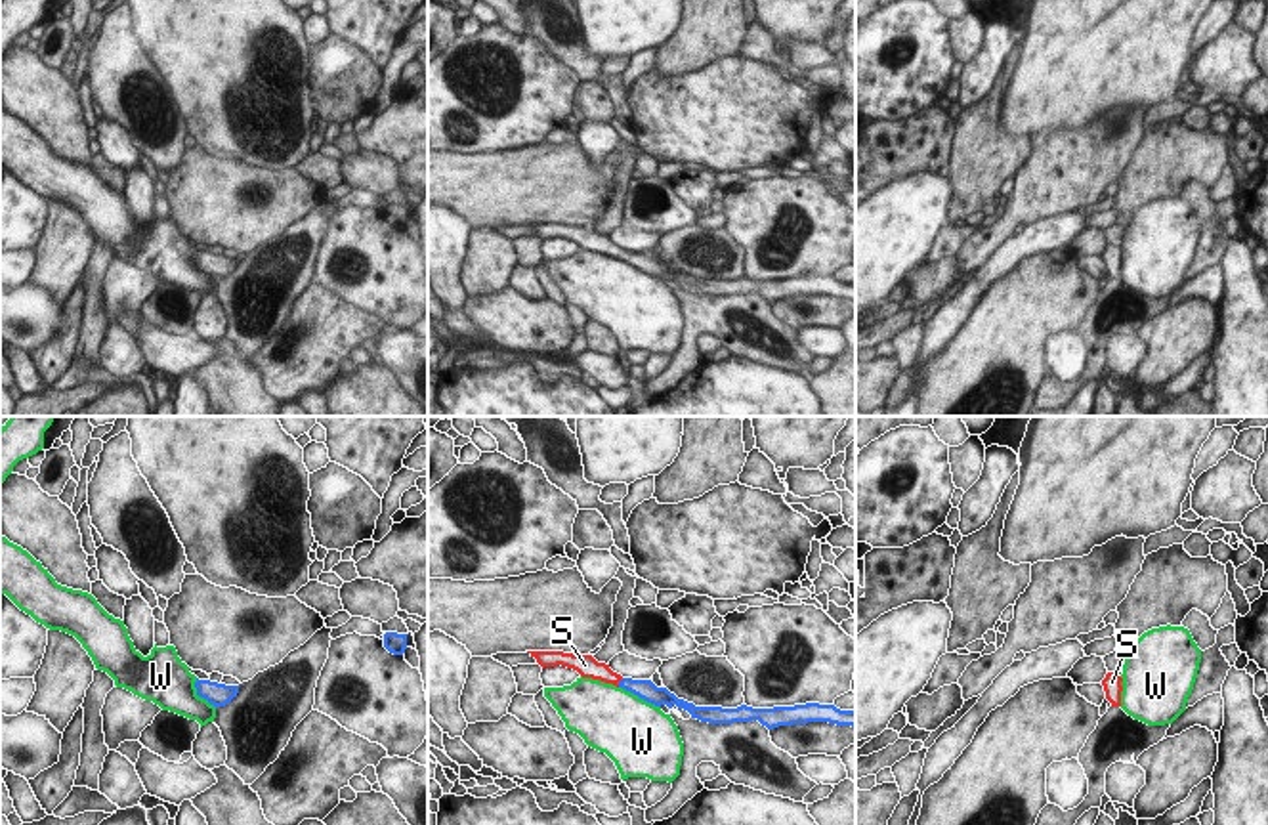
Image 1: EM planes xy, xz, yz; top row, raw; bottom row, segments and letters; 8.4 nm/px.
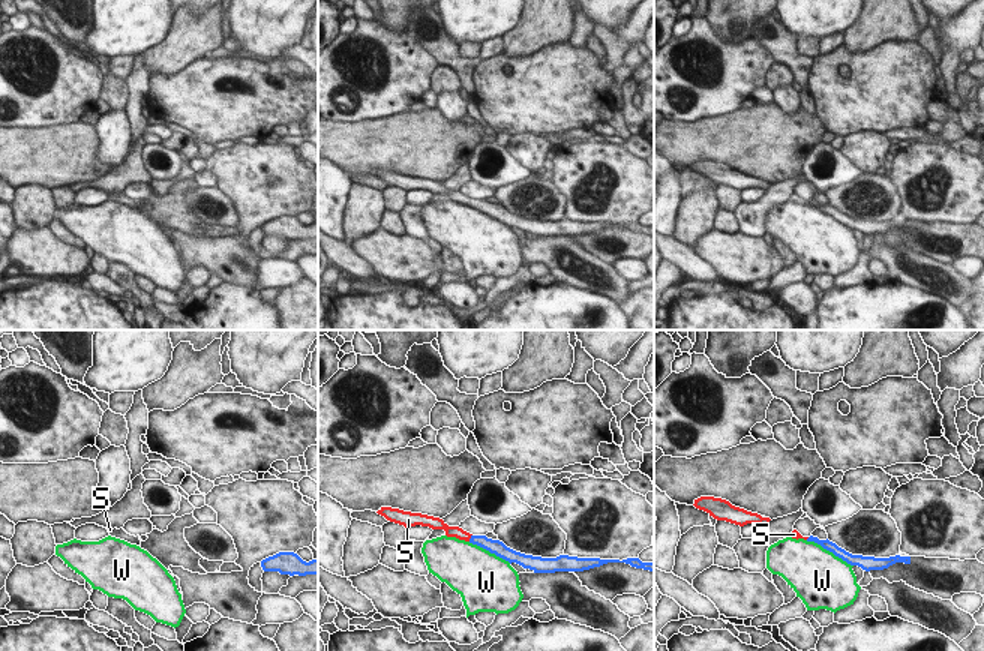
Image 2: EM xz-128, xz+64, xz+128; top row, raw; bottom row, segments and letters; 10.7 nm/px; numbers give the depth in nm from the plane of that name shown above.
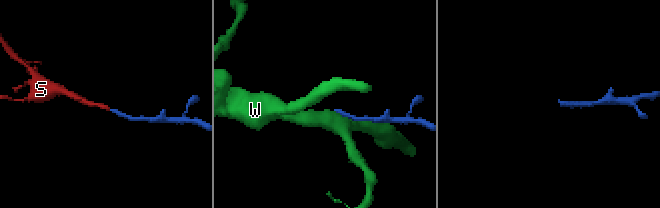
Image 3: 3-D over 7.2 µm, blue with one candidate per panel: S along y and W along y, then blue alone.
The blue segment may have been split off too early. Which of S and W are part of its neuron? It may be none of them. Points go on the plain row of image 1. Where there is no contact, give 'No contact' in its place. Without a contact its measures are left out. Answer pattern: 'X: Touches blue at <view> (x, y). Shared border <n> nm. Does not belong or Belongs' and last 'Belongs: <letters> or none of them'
S: Touches blue at xz (619, 254). Shared border 100 nm. Belongs
W: Touches blue at xz (640, 270). Shared border 400 nm. Does not belong
Belongs: S.

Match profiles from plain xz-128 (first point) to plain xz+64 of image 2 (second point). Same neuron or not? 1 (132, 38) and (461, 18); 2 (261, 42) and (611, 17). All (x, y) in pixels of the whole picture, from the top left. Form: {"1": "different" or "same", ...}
{"1": "same", "2": "same"}

